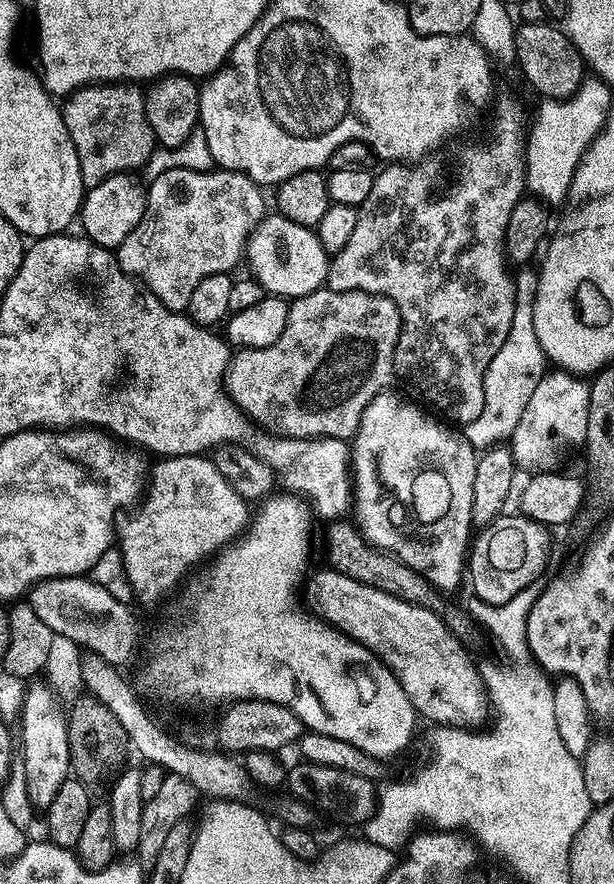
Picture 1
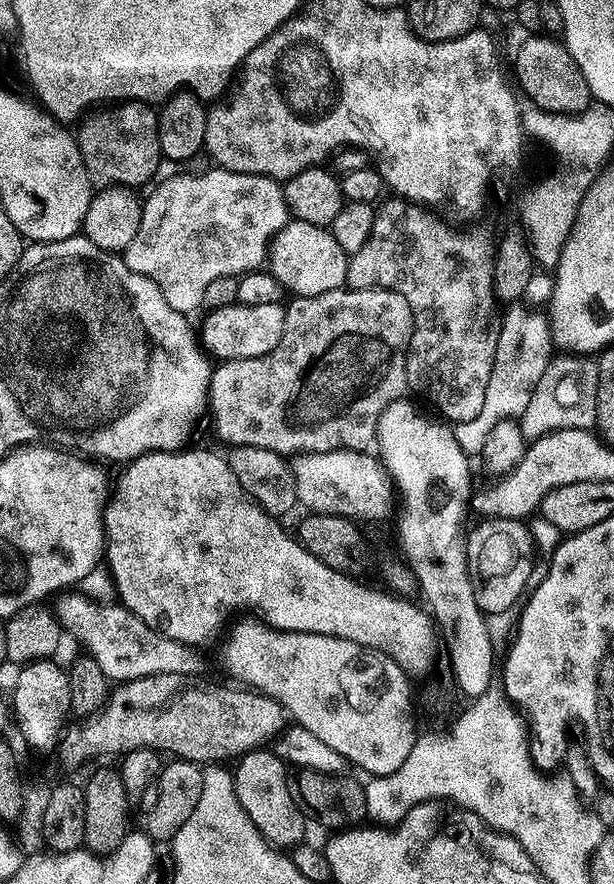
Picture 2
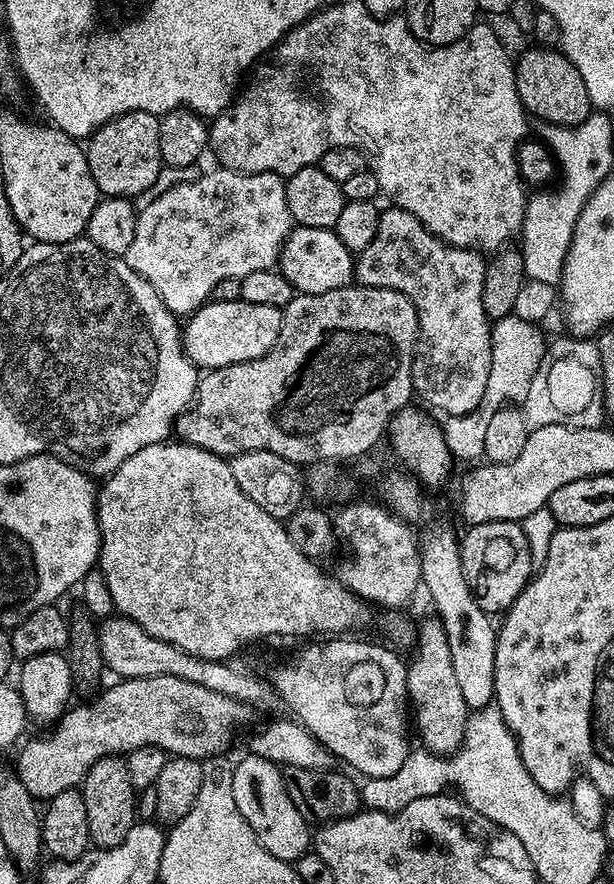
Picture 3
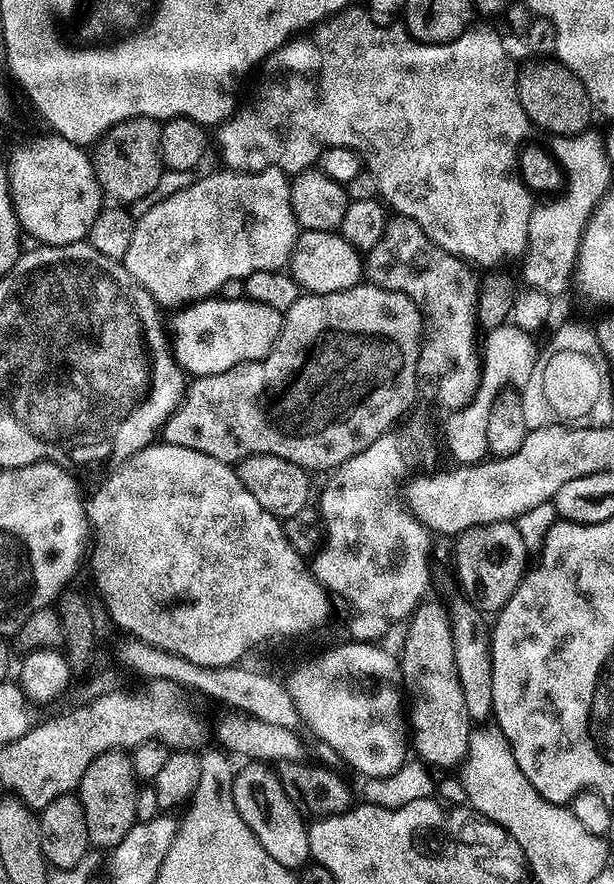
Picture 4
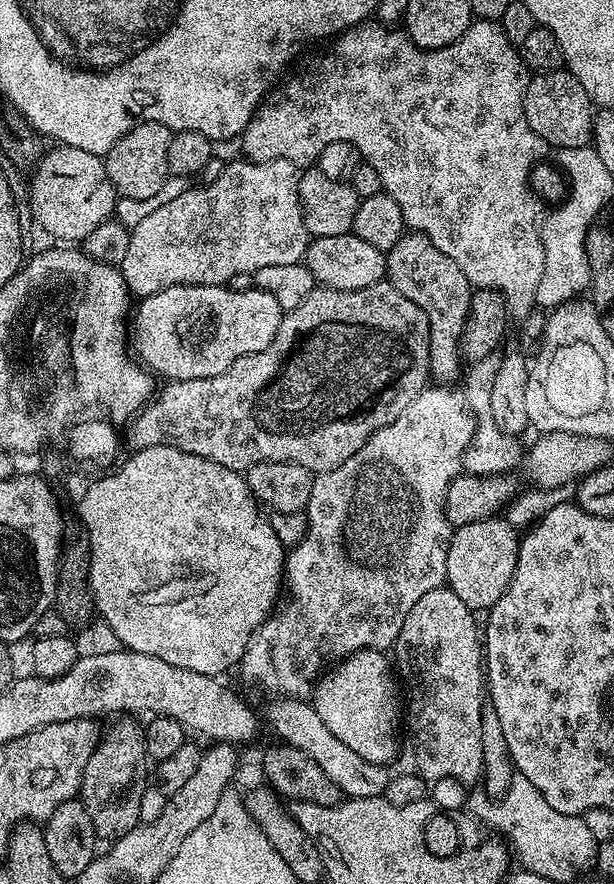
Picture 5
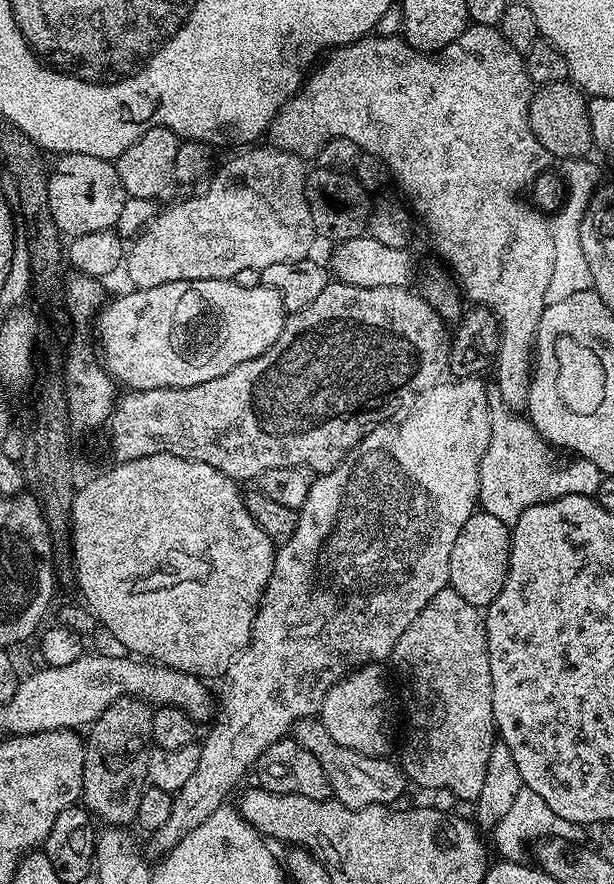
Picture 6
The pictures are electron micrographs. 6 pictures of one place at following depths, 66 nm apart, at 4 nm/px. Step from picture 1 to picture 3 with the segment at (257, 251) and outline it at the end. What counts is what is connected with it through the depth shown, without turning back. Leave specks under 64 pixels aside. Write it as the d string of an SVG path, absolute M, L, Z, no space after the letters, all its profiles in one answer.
M293 227L284 245L280 247L278 270L291 282L293 289L300 294L322 294L326 290L347 288L354 280L354 253L338 238L338 234L331 228L301 228Z

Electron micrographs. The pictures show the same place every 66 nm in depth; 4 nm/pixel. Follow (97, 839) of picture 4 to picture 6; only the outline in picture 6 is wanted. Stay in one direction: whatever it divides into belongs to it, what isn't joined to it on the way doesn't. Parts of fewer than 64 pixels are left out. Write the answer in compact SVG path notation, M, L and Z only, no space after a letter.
M119 696L87 729L82 804L105 825L128 826L136 819L148 778L152 713L145 701Z

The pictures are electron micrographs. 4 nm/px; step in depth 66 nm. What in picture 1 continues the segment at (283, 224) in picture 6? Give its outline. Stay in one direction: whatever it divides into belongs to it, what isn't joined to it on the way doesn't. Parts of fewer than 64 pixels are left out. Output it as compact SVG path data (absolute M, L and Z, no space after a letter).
M168 169L147 185L142 222L138 222L138 226L134 226L134 230L130 230L119 248L115 249L116 261L124 272L149 288L171 312L184 312L190 302L190 294L194 294L202 278L210 278L210 274L219 272L231 273L232 267L245 259L248 237L266 215L264 196L260 192L263 192L261 185L240 172Z

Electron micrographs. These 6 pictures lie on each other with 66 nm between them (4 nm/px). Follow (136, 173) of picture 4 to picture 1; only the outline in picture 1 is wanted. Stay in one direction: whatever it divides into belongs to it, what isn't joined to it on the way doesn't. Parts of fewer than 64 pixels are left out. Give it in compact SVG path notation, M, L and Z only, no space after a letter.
M128 82L98 84L71 93L62 104L66 130L78 154L85 189L98 186L111 176L131 173L131 168L143 169L151 154L158 147L154 130L146 122L143 91Z

